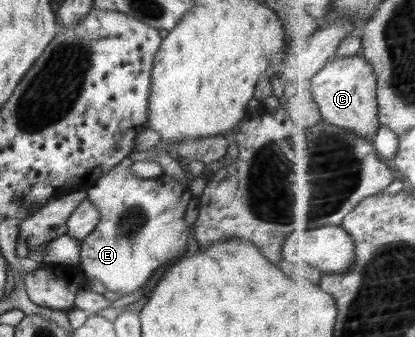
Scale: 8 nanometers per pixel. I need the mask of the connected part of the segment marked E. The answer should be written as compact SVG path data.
M122 159L120 163L106 171L102 176L95 178L95 183L86 188L87 198L100 212L98 224L92 232L80 243L80 256L77 268L87 277L87 281L96 278L102 282L107 290L116 292L120 296L130 296L140 290L152 272L166 262L173 262L176 256L184 254L188 236L192 236L191 226L186 226L184 216L188 202L193 195L189 186L174 180L171 176L162 173L154 178L144 179L136 173L130 172L129 161Z

